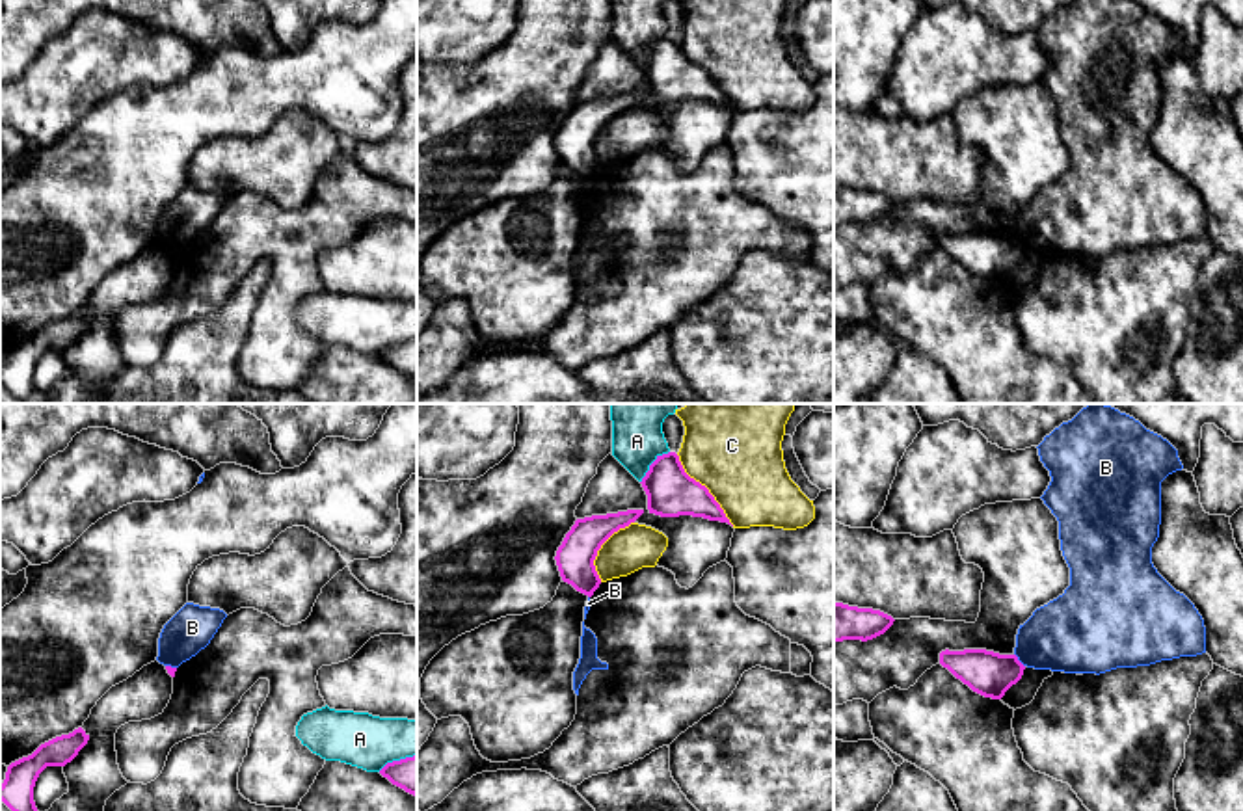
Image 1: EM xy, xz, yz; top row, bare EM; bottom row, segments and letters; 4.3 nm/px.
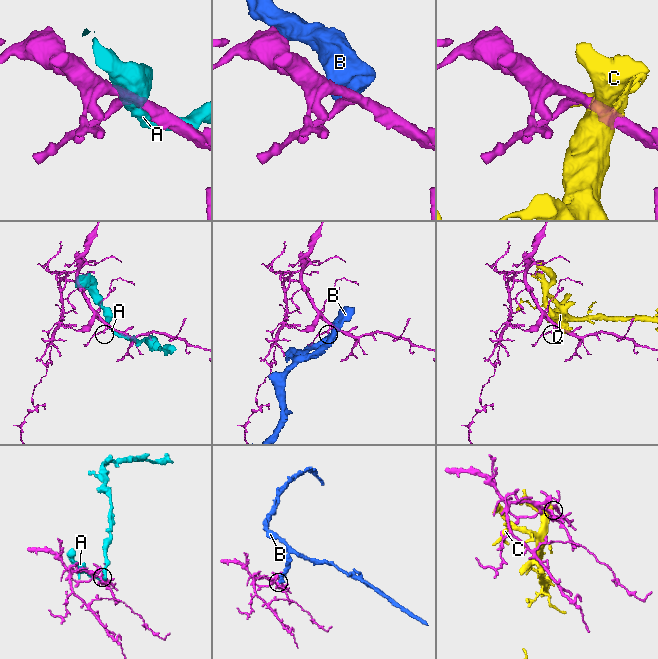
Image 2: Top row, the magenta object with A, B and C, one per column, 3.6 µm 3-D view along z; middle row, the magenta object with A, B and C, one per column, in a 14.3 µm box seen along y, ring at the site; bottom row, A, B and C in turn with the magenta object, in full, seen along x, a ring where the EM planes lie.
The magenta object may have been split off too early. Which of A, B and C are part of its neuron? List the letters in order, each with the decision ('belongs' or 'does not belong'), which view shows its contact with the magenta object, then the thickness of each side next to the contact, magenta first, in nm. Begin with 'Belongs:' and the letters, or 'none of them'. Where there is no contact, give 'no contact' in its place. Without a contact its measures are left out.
Belongs: none of them
A: does not belong | xz | 220/240 nm
B: does not belong | yz | 190/320 nm
C: does not belong | xz | 220/420 nm

